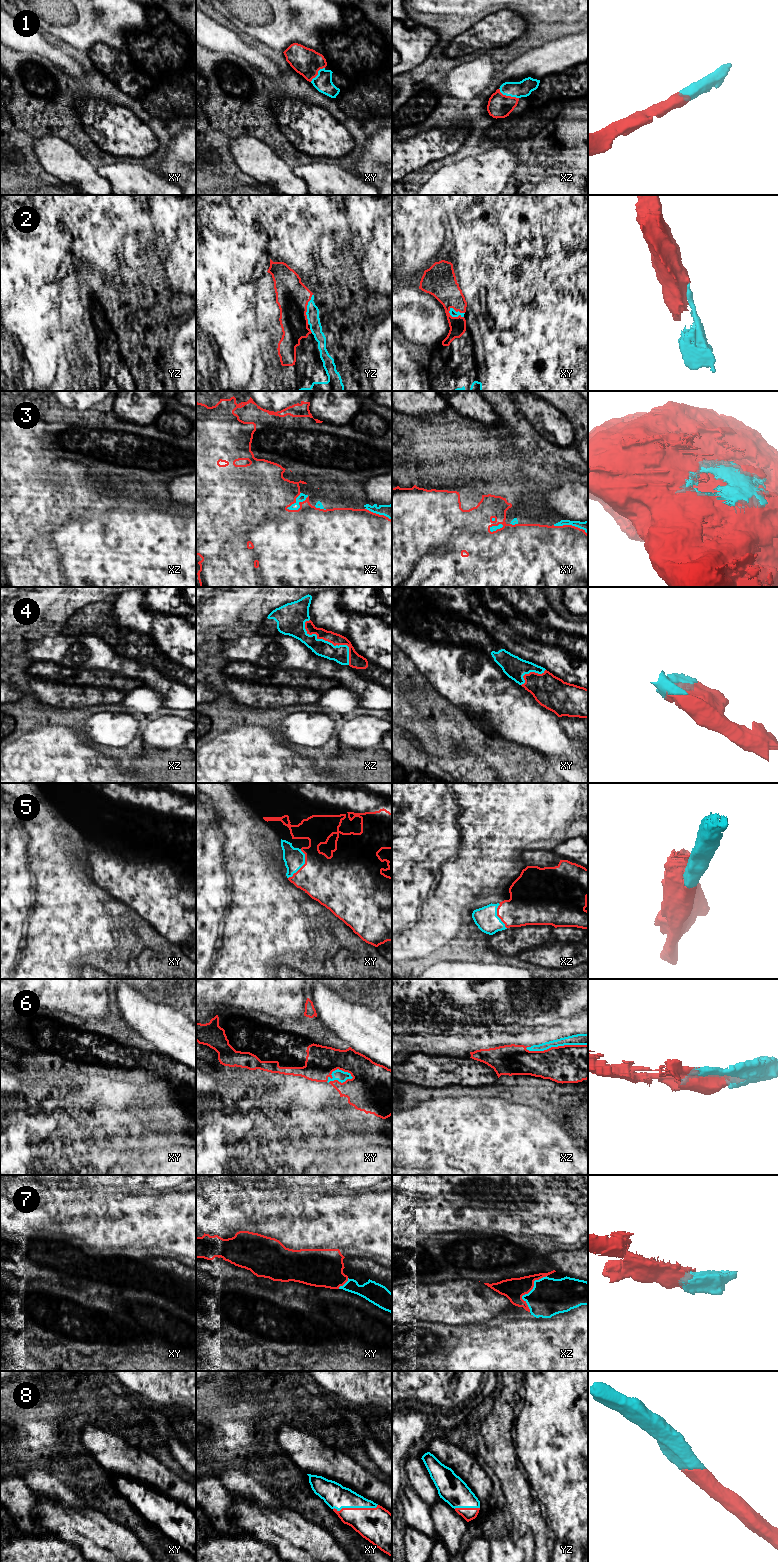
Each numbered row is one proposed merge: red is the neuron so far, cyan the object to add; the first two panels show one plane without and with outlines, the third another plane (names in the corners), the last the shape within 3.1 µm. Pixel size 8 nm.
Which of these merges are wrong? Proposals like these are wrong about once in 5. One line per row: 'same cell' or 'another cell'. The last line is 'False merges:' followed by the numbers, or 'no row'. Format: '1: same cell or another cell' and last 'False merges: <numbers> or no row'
1: same cell
2: same cell
3: same cell
4: same cell
5: same cell
6: same cell
7: same cell
8: same cell
False merges: no row

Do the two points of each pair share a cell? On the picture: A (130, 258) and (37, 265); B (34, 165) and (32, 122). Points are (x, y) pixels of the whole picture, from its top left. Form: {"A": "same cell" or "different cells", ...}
{"A": "different cells", "B": "same cell"}

